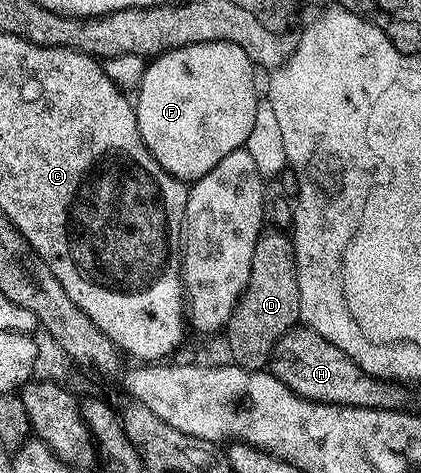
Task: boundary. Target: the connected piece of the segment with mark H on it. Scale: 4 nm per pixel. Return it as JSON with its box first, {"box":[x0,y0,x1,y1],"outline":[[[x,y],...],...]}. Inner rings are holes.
{"box":[270,326,396,408],"outline":[[[298,326],[283,337],[277,345],[286,356],[273,353],[270,362],[272,375],[278,377],[282,383],[290,382],[290,389],[299,396],[305,396],[308,400],[320,400],[323,404],[343,404],[351,408],[396,408],[396,392],[391,383],[371,376],[364,380],[354,366],[350,366],[352,359],[338,350],[322,334],[312,331],[307,326]],[[290,360],[298,360],[290,366]]]}

